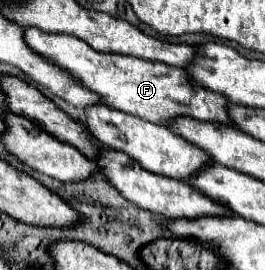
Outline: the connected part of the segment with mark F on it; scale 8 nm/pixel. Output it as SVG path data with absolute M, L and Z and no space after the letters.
M25 28L23 36L25 44L49 60L51 64L63 68L69 72L81 86L95 92L101 100L101 104L121 110L125 114L165 124L167 120L175 116L193 116L199 120L215 120L229 124L227 118L227 100L221 94L209 92L209 90L197 90L187 82L187 72L183 68L175 68L161 62L149 62L135 56L123 56L123 54L99 54L83 40L69 36L69 34L47 34L37 28Z

